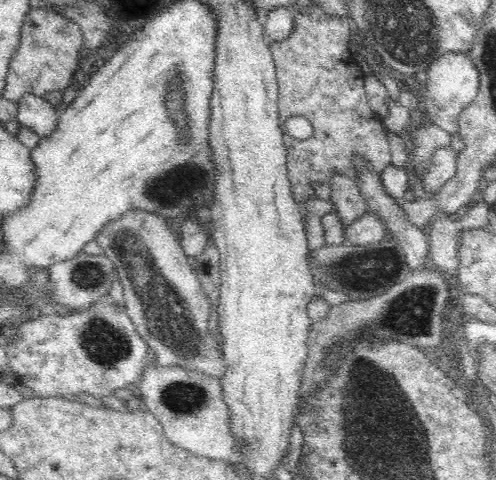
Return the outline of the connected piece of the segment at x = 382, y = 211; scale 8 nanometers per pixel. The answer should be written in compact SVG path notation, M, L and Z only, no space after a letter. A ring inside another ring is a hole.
M356 155L356 160L354 160L354 169L356 169L356 185L360 187L360 193L362 197L366 199L366 206L369 212L376 213L382 222L385 222L389 237L394 238L400 243L403 253L405 254L408 268L412 270L420 270L424 266L429 266L429 244L426 243L426 236L422 232L421 228L418 228L415 224L412 224L406 216L404 209L398 204L396 198L392 198L383 187L381 183L380 172L376 172L367 166L367 162L361 158L361 156Z

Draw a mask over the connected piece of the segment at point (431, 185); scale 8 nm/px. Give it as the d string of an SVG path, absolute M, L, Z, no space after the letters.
M451 146L437 149L434 152L428 170L427 194L440 191L444 183L456 174L458 155L458 152Z

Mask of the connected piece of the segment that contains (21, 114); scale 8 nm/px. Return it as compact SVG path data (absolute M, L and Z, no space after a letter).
M24 94L18 102L17 120L35 132L40 140L48 139L56 130L59 114L50 101L35 94Z

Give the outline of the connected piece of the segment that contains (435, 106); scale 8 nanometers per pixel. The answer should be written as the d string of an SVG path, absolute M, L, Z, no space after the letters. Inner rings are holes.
M446 53L432 62L427 72L426 84L420 86L422 108L428 114L434 124L447 130L450 134L456 134L459 130L459 114L461 110L470 104L478 94L480 80L479 72L468 58L466 53Z

